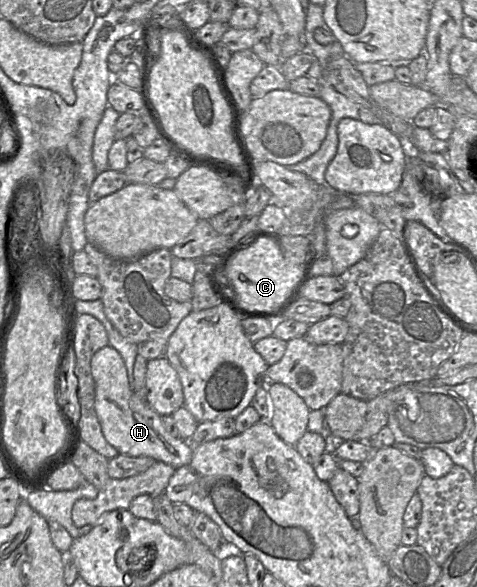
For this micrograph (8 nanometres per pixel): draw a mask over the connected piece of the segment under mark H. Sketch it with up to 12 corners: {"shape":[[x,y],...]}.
{"shape":[[107,345],[91,358],[95,411],[119,454],[174,469],[193,446],[130,388]]}

